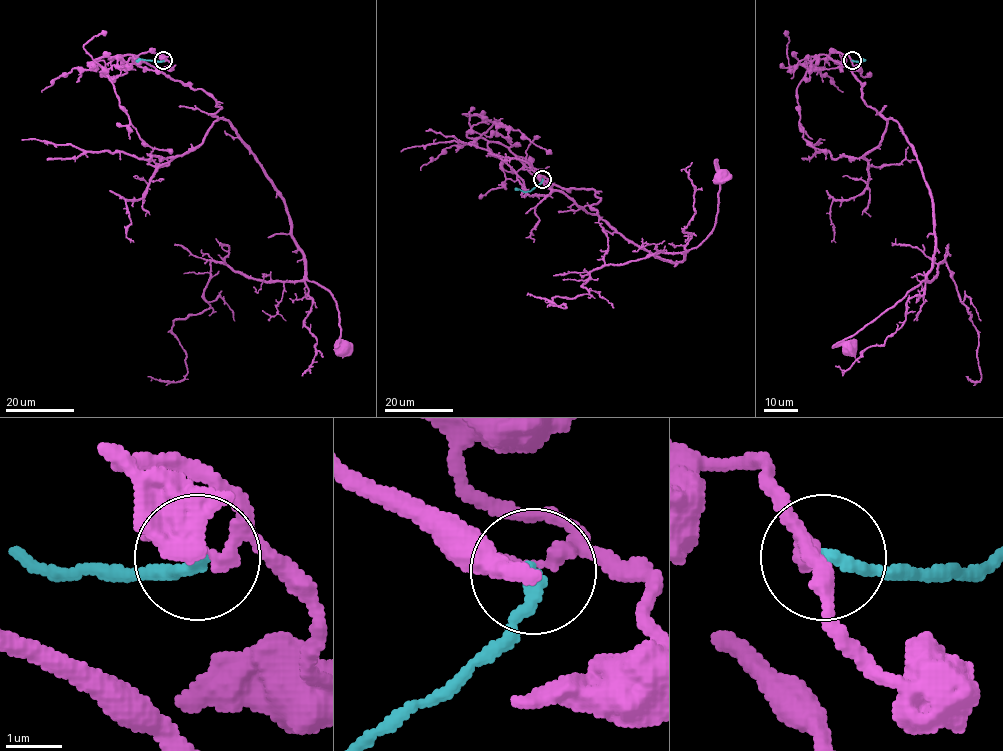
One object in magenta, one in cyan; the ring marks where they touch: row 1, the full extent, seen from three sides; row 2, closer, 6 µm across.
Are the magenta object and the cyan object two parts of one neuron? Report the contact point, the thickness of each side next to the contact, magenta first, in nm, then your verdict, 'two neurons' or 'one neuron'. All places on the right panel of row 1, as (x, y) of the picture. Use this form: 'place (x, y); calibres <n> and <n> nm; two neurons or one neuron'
place (852, 60); calibres 240 and 260 nm; two neurons

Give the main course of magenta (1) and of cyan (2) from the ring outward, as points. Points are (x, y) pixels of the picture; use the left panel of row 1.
1: (163, 60), (151, 51), (138, 57), (203, 89), (283, 202), (306, 277), (335, 299), (340, 348)
2: (163, 61), (135, 61)

